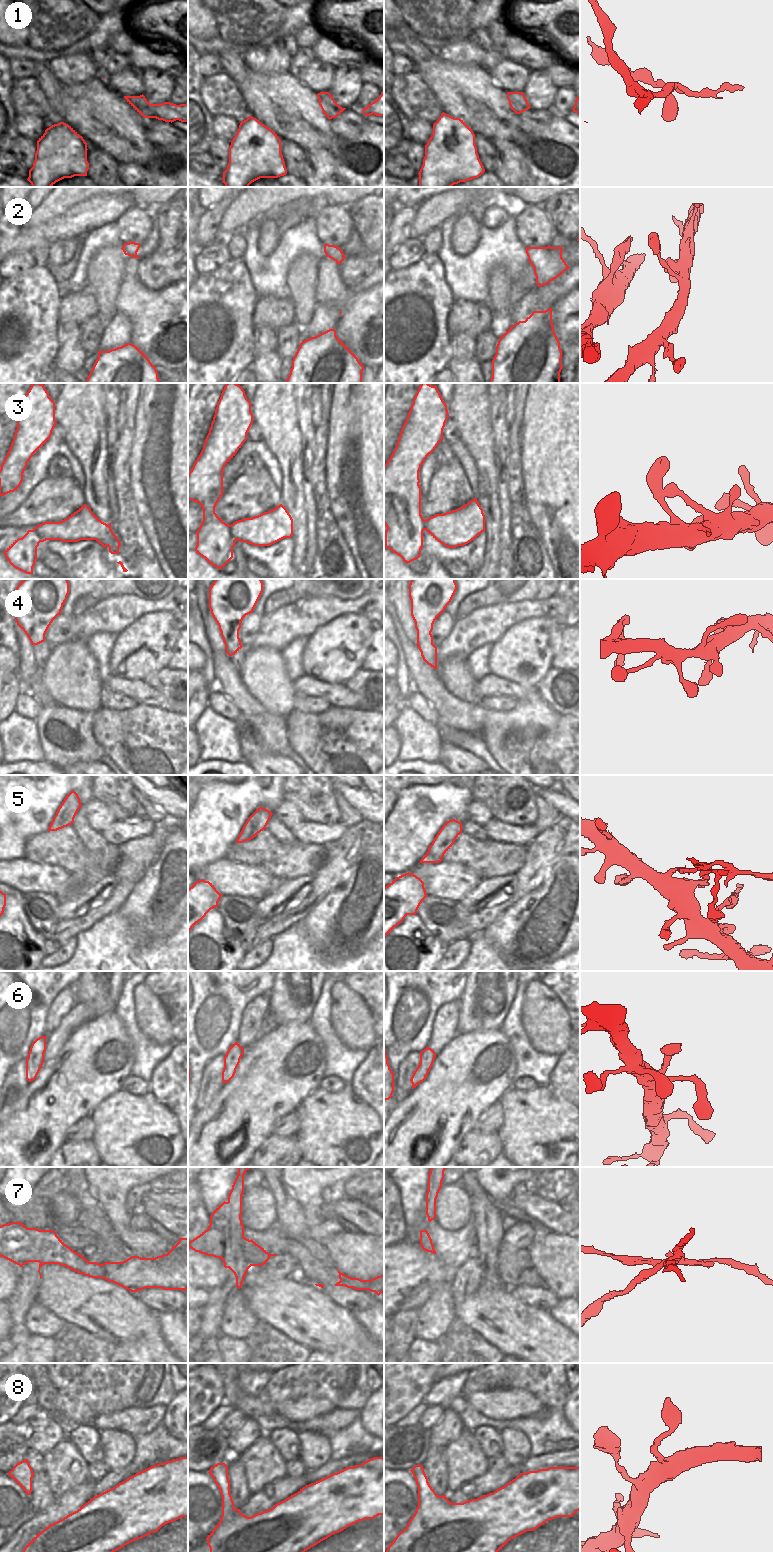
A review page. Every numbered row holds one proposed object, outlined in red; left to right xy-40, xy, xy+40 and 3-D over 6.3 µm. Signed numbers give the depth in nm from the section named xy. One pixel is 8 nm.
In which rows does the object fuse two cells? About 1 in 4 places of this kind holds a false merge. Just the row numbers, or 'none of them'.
1, 5, 7

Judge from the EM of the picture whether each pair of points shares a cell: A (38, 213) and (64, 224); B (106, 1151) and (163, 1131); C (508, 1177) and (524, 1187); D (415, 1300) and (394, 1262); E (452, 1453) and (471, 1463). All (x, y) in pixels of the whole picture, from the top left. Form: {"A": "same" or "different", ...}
{"A": "different", "B": "same", "C": "different", "D": "same", "E": "same"}

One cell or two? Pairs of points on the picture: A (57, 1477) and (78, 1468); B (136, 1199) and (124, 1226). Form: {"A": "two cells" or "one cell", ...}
{"A": "one cell", "B": "two cells"}

